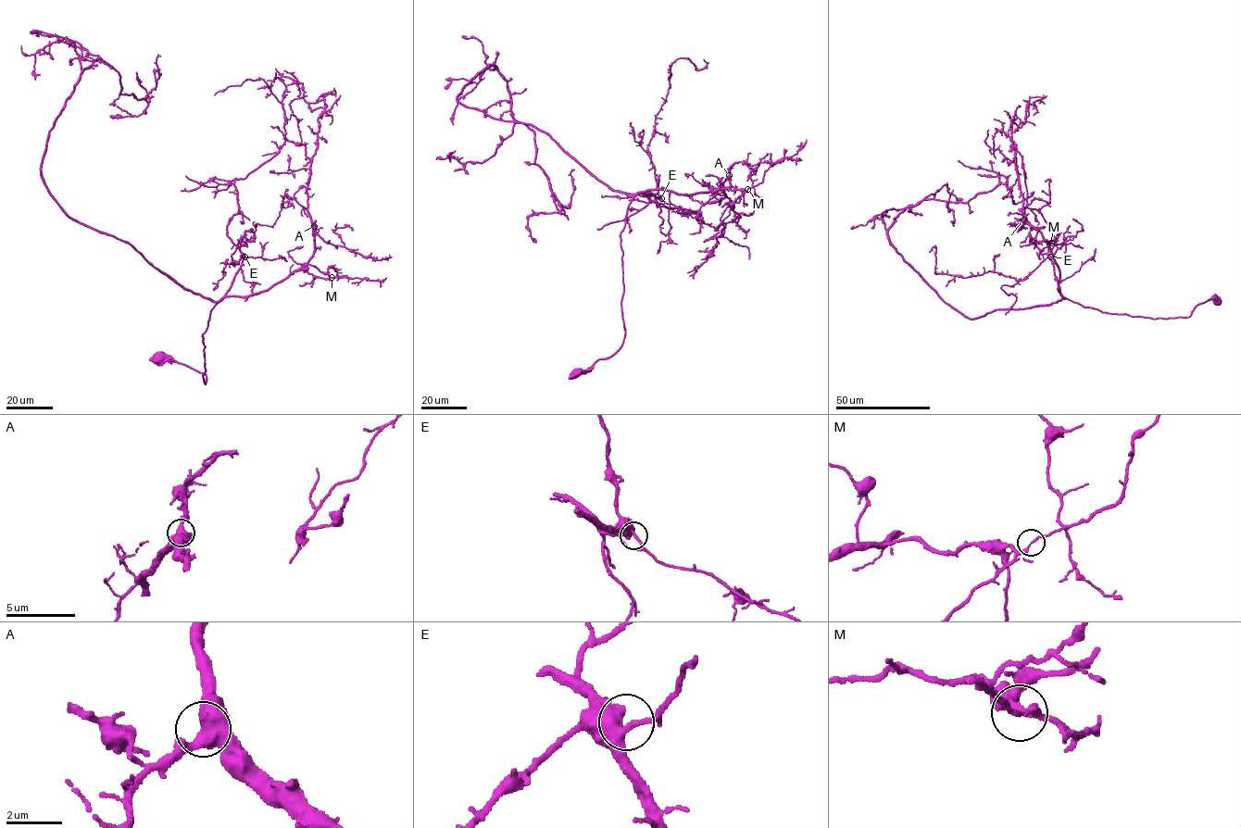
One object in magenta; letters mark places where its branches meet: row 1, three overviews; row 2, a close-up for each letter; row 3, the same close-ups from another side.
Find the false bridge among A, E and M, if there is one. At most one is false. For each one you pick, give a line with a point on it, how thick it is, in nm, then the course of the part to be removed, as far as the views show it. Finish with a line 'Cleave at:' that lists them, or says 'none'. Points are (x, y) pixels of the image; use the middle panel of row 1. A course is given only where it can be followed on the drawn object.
Cleave at: none

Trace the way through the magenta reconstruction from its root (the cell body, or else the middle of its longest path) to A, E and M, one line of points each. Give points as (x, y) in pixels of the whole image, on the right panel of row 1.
A: (1217, 300), (1167, 319), (1083, 307), (1059, 292), (1048, 244), (1023, 219)
E: (1217, 300), (1213, 299), (1214, 295), (1199, 304), (1188, 317), (1152, 319), (1102, 312), (1063, 297), (1050, 257)
M: (1217, 300), (1167, 319), (1083, 307), (1059, 292), (1051, 244)

